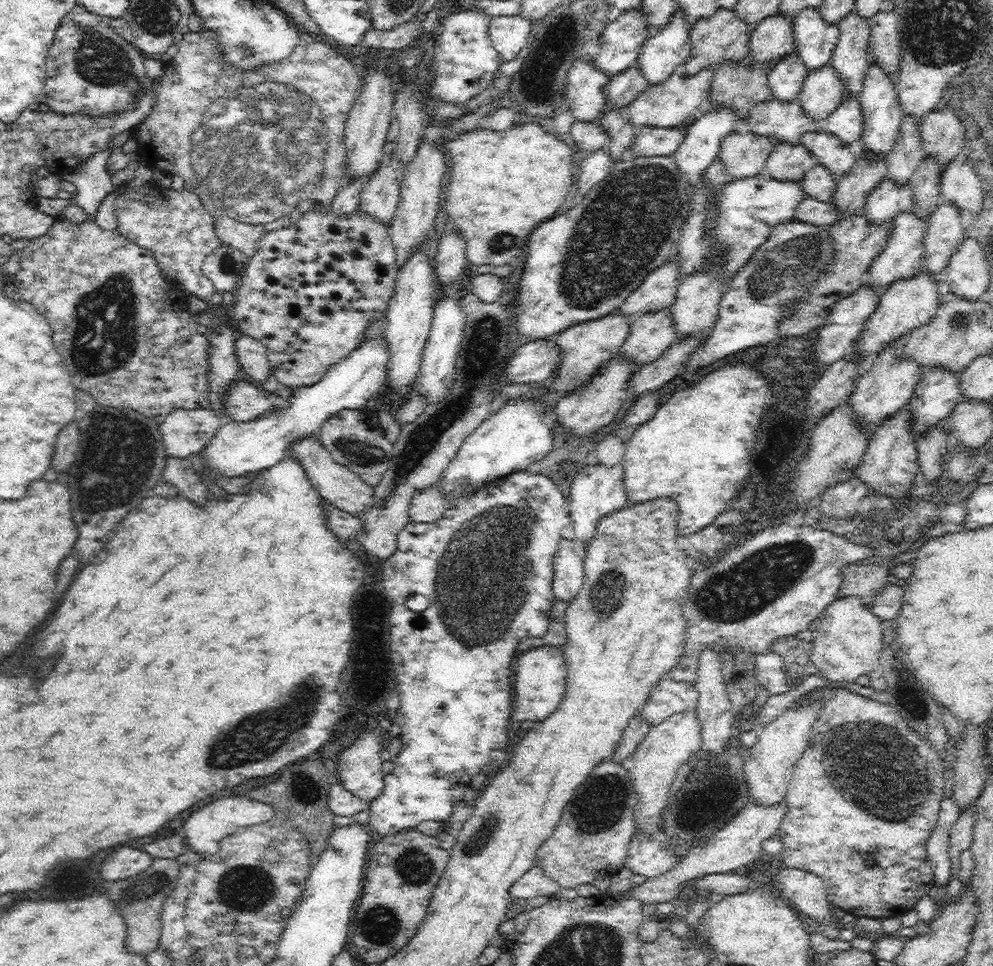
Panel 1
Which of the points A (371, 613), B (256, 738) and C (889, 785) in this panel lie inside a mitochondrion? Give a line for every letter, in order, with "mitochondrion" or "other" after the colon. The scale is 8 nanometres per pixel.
A: other
B: mitochondrion
C: mitochondrion

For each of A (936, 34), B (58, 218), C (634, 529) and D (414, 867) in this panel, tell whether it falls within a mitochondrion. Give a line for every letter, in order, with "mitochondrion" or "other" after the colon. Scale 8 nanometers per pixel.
A: mitochondrion
B: other
C: other
D: mitochondrion

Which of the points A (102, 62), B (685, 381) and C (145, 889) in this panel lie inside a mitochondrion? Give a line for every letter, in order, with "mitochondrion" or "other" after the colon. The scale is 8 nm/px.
A: mitochondrion
B: other
C: mitochondrion

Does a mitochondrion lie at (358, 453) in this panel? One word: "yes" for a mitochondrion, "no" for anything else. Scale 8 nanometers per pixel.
yes

